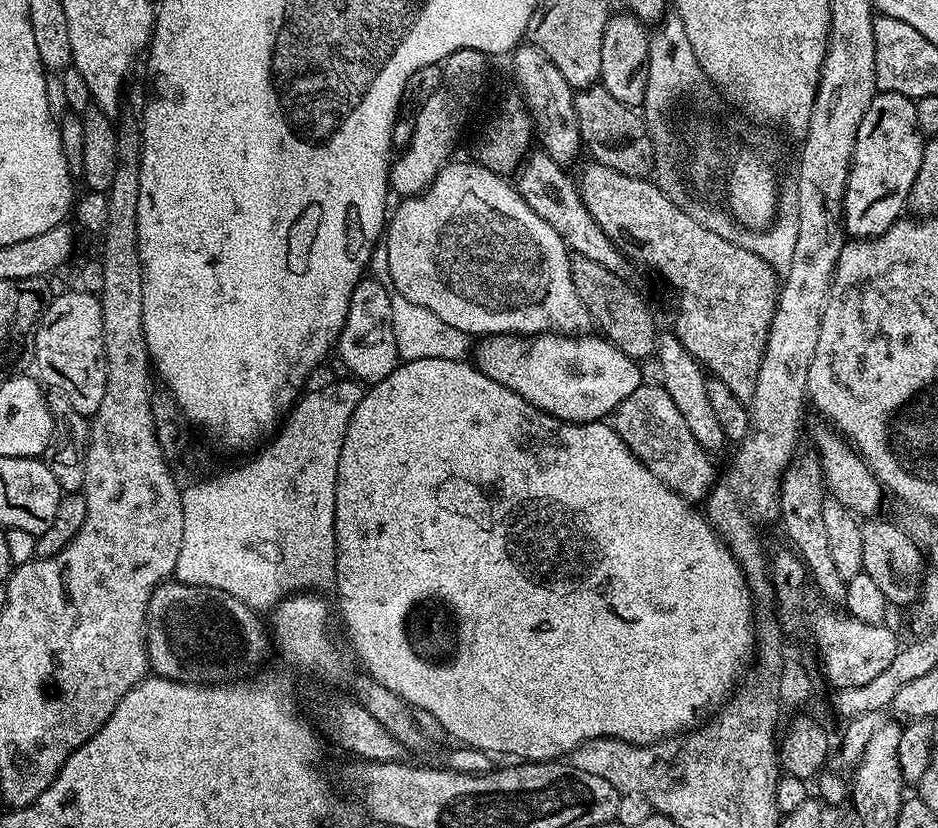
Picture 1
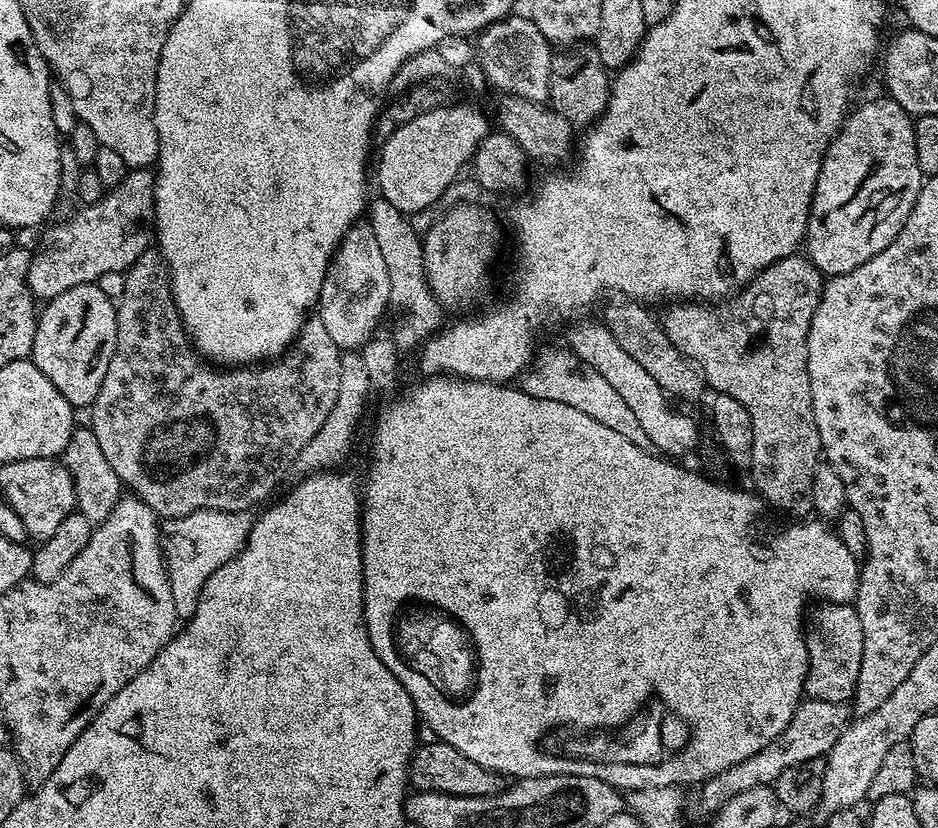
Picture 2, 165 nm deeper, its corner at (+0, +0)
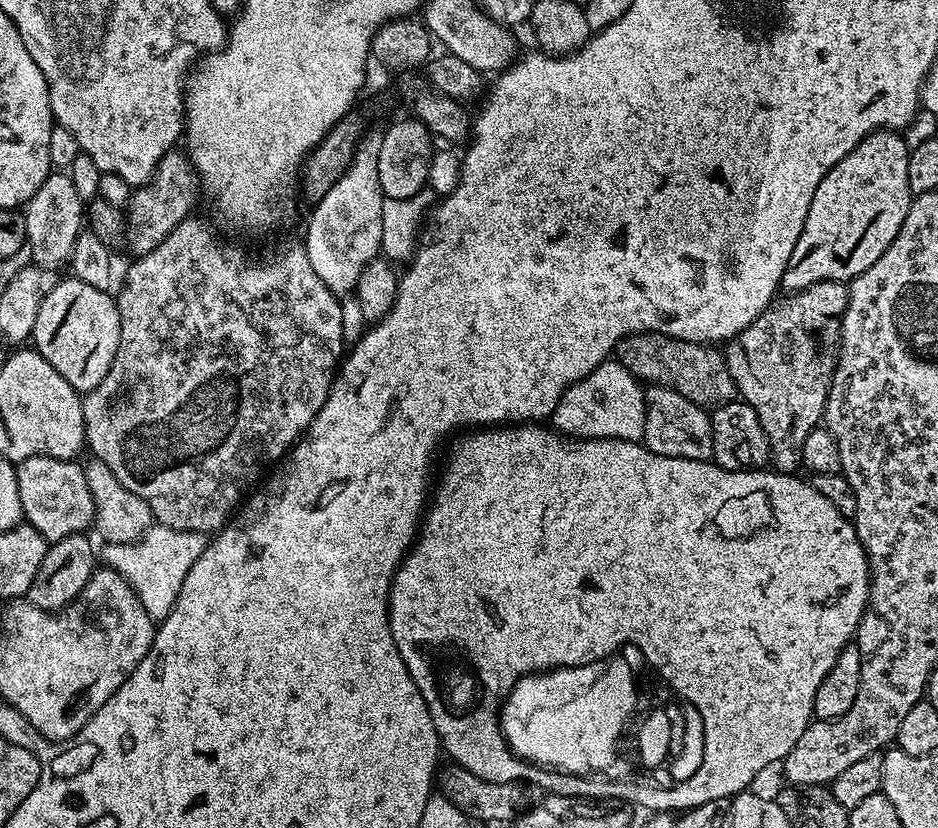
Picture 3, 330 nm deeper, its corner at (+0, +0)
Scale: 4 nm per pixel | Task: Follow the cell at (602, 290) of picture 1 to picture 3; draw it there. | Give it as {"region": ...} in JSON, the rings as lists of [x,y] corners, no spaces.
{"region":[[[639,332],[617,342],[614,356],[645,385],[674,390],[682,398],[690,398],[699,408],[712,410],[737,399],[736,383],[730,378],[728,363],[719,347],[686,342],[657,332]]]}

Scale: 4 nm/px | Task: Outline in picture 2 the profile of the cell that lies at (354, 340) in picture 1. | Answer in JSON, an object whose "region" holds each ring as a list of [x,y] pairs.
{"region":[[[357,222],[350,230],[346,230],[342,242],[332,255],[320,291],[318,319],[322,326],[326,326],[330,338],[334,338],[339,348],[360,350],[376,335],[381,327],[380,319],[388,308],[388,300],[390,304],[392,299],[390,274],[386,271],[386,261],[382,258],[378,241],[374,239],[372,225]]]}

